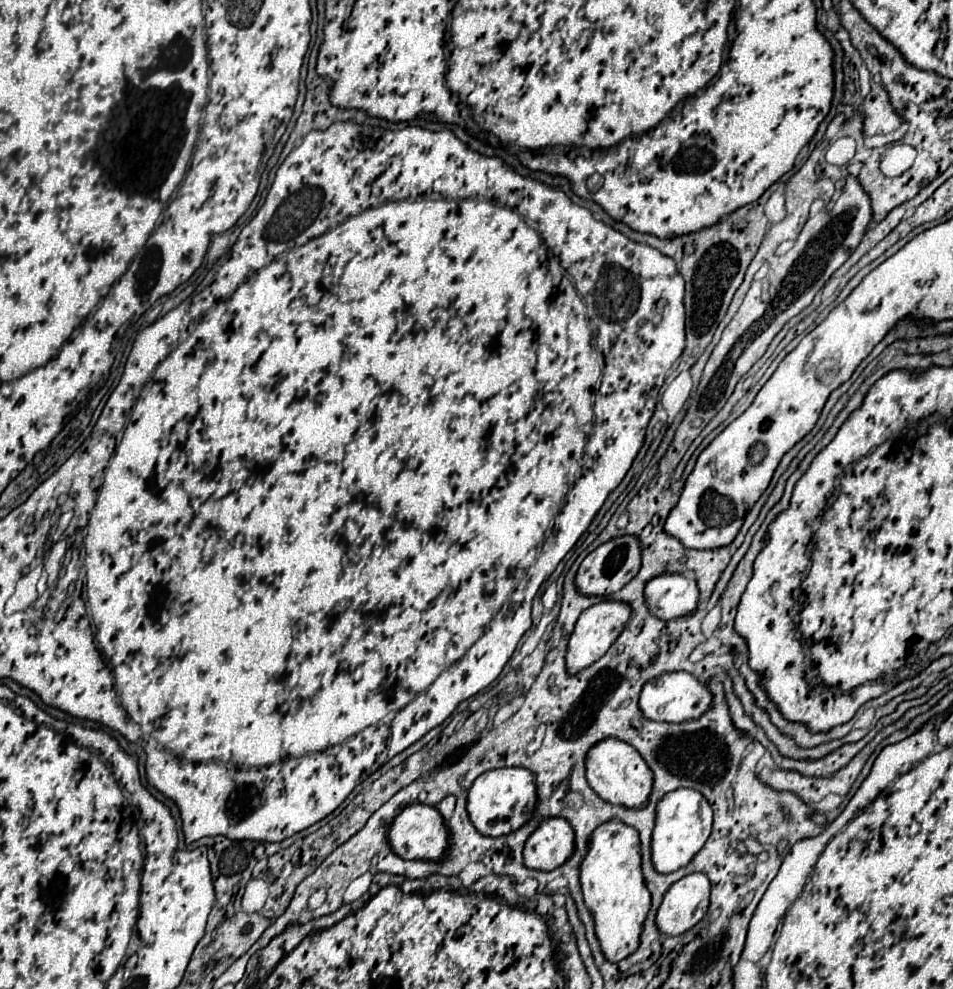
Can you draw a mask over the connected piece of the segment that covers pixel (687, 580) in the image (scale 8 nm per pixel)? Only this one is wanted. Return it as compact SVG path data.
M665 572L651 578L645 588L645 604L649 612L661 620L693 614L699 602L699 588L693 576Z

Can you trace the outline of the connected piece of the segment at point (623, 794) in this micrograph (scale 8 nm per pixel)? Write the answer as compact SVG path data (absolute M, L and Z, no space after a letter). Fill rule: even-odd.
M605 738L591 746L585 758L587 782L589 786L607 802L621 804L627 808L641 808L649 800L649 792L653 786L653 772L641 754L627 742L619 738Z

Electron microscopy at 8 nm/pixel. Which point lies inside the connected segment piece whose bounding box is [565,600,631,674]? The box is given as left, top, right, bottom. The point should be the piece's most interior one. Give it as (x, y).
(598, 626)

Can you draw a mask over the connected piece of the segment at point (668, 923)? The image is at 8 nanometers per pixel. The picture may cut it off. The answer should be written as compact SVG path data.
M691 872L671 884L657 910L655 924L661 934L679 936L703 920L709 908L709 878L701 872Z

